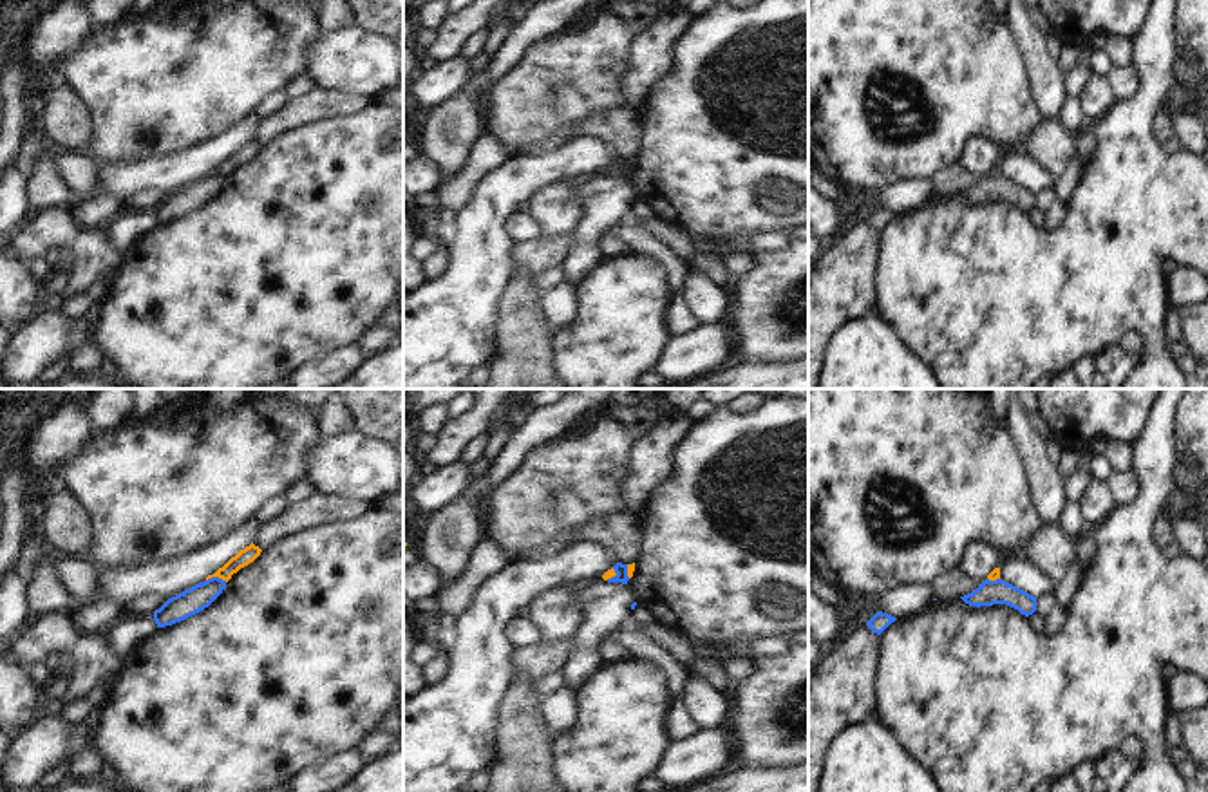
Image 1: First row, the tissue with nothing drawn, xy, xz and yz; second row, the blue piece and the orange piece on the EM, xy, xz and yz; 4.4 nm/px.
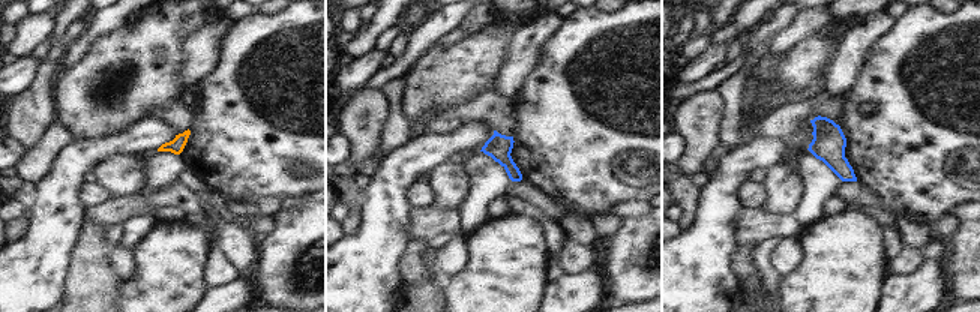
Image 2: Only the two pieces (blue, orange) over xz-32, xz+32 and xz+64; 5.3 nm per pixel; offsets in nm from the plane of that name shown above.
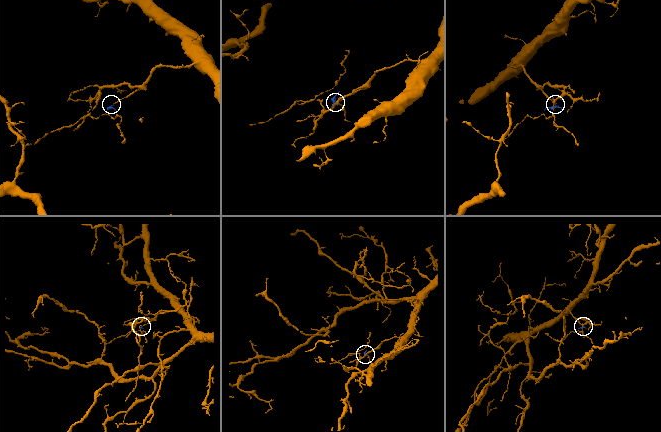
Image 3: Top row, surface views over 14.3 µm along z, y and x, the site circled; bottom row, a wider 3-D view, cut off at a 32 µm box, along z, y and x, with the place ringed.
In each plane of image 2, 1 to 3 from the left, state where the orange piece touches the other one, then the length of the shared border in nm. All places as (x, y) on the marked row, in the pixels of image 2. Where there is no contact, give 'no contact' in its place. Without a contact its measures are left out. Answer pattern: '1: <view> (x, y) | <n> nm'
1: no contact
2: no contact
3: no contact

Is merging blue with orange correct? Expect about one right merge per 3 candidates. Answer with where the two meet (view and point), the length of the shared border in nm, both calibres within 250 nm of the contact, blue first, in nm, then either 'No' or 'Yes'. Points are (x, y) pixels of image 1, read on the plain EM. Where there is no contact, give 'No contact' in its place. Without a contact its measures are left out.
Touches blue at xy (217, 172). Shared border 100 nm. Thickness 120 nm (blue) against 70 nm. No

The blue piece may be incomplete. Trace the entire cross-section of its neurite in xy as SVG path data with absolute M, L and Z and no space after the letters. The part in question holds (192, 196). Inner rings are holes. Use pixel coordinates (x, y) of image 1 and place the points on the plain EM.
M212 172L168 193L159 204L154 206L157 222L172 221L203 206L222 188L224 183L226 175Z

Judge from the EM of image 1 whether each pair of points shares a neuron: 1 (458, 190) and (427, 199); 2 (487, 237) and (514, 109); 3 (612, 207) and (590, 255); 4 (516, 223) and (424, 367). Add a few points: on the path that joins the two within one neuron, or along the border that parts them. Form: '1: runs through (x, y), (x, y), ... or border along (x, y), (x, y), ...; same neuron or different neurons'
1: border along (433, 192), (440, 203); different neurons
2: border along (552, 149), (510, 158); different neurons
3: runs through (599, 219), (590, 228), (590, 243); same neuron
4: border along (518, 208), (505, 223), (505, 234), (512, 243); different neurons

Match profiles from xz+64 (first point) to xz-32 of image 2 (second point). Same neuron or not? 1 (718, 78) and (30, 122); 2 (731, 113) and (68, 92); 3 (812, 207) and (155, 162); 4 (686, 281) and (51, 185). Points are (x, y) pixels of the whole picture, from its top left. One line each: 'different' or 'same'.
1: different
2: different
3: same
4: same

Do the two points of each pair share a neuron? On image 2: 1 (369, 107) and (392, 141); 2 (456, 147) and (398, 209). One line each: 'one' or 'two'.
1: two
2: one

